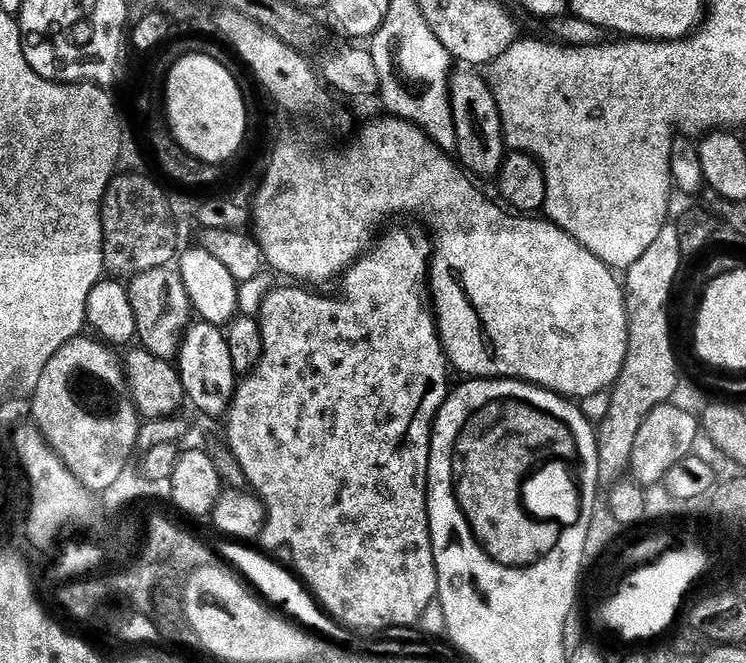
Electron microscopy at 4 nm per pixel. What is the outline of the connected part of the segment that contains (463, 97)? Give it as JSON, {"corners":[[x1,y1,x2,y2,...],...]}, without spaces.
{"corners":[[458,70,451,73,451,102,454,130,456,131,456,151,459,163,465,172,473,177,491,176,496,178,506,157,504,127,500,121,500,111,496,105,496,95,484,82,476,70]]}

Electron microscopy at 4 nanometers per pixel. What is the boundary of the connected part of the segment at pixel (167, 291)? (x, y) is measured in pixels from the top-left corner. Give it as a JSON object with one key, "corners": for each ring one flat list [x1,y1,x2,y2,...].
{"corners":[[168,266,146,270,142,274,131,277,126,287,136,319,139,343,147,352,153,352,156,356,175,357,181,339,194,316,192,303,186,294,186,286,182,282,179,271]]}

